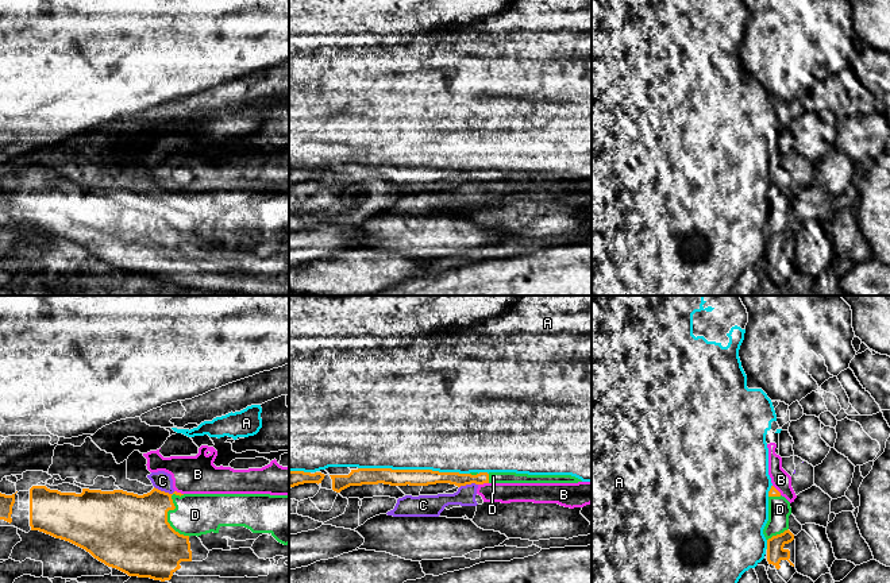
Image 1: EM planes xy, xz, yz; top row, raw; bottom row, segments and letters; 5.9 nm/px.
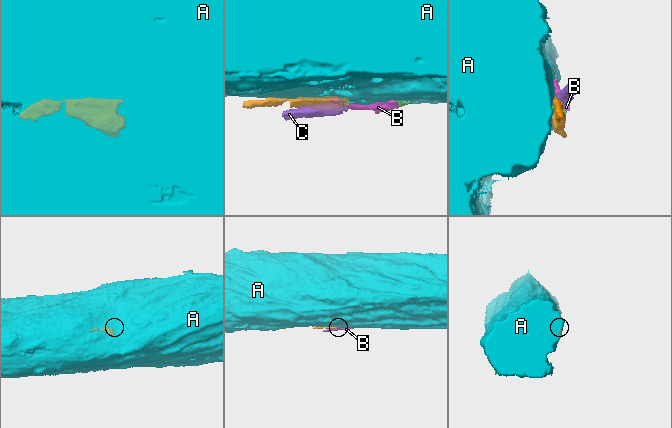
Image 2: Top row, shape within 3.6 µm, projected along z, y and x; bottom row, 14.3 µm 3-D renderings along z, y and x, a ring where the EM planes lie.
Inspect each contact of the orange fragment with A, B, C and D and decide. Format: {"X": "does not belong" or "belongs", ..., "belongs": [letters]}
{"A": "does not belong", "B": "does not belong", "C": "does not belong", "D": "belongs", "belongs": ["D"]}

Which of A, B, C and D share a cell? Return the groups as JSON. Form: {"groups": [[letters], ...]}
{"groups": [["A"], ["B", "C"], ["D"]]}

